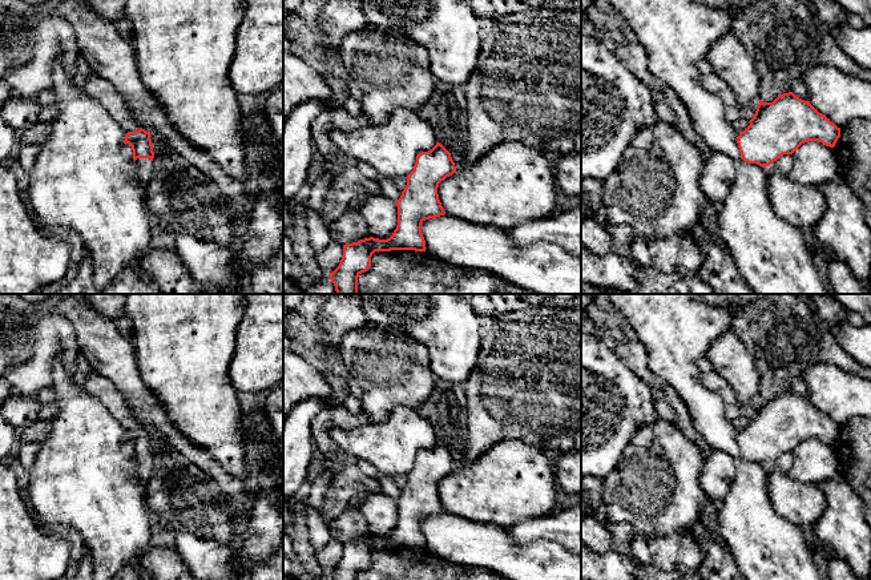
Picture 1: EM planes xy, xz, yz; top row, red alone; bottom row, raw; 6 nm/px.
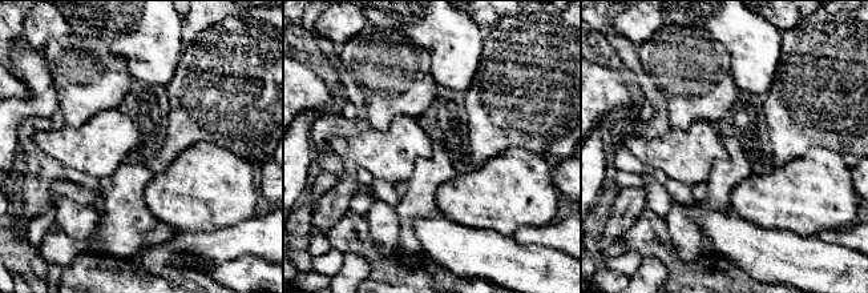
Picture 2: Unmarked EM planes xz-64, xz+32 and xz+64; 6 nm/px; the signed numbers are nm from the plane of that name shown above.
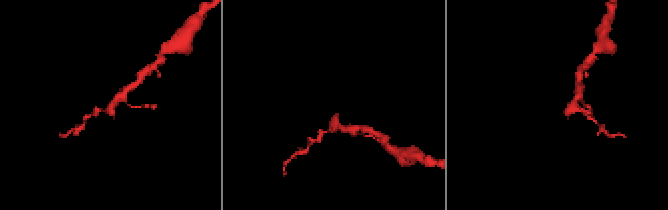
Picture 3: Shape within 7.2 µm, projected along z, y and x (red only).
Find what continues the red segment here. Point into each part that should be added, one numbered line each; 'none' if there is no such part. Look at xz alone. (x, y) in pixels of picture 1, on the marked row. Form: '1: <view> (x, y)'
none

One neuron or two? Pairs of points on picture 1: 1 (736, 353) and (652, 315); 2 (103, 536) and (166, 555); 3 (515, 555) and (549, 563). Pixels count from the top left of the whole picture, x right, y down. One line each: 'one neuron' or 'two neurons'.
1: two neurons
2: two neurons
3: one neuron

